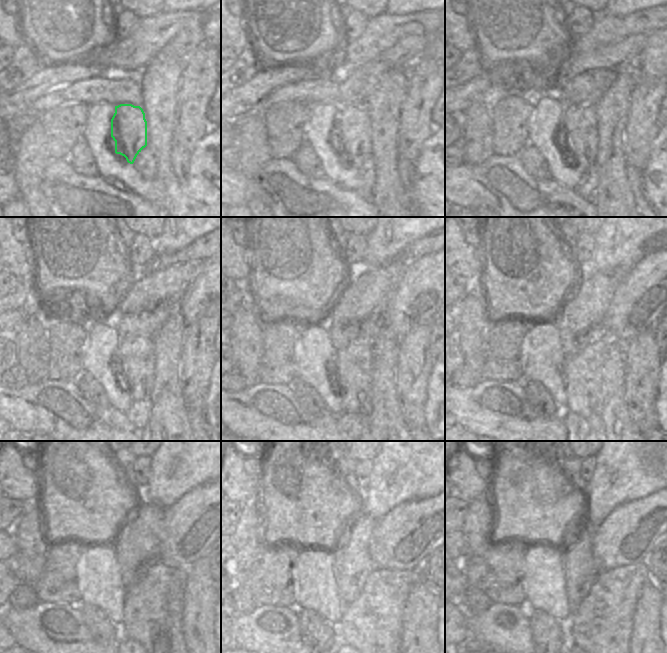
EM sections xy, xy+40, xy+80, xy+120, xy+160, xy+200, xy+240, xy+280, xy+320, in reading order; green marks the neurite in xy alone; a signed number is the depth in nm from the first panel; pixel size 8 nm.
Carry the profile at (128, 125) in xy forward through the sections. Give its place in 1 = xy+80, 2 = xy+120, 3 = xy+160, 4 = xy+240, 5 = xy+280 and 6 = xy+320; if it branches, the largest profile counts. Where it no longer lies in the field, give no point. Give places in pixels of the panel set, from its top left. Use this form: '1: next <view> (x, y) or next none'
1: next xy+80 (580, 127)
2: next xy+120 (134, 360)
3: next xy+160 (356, 362)
4: next xy+240 (148, 604)
5: next xy+280 (373, 623)
6: next xy+320 (601, 627)

